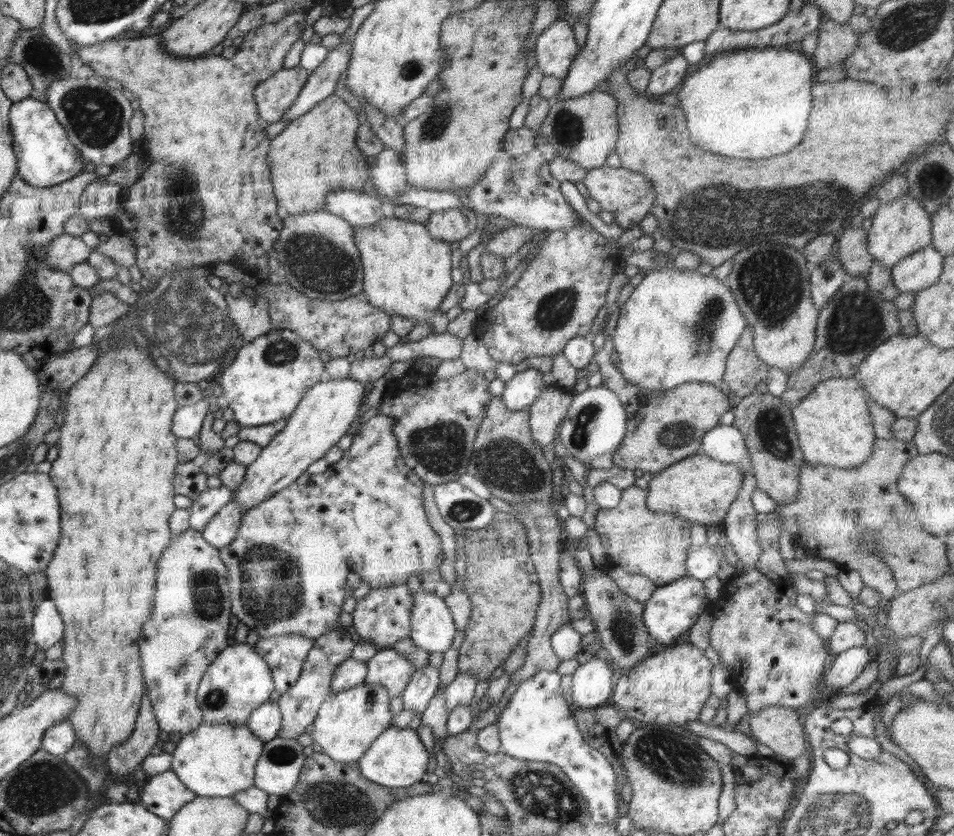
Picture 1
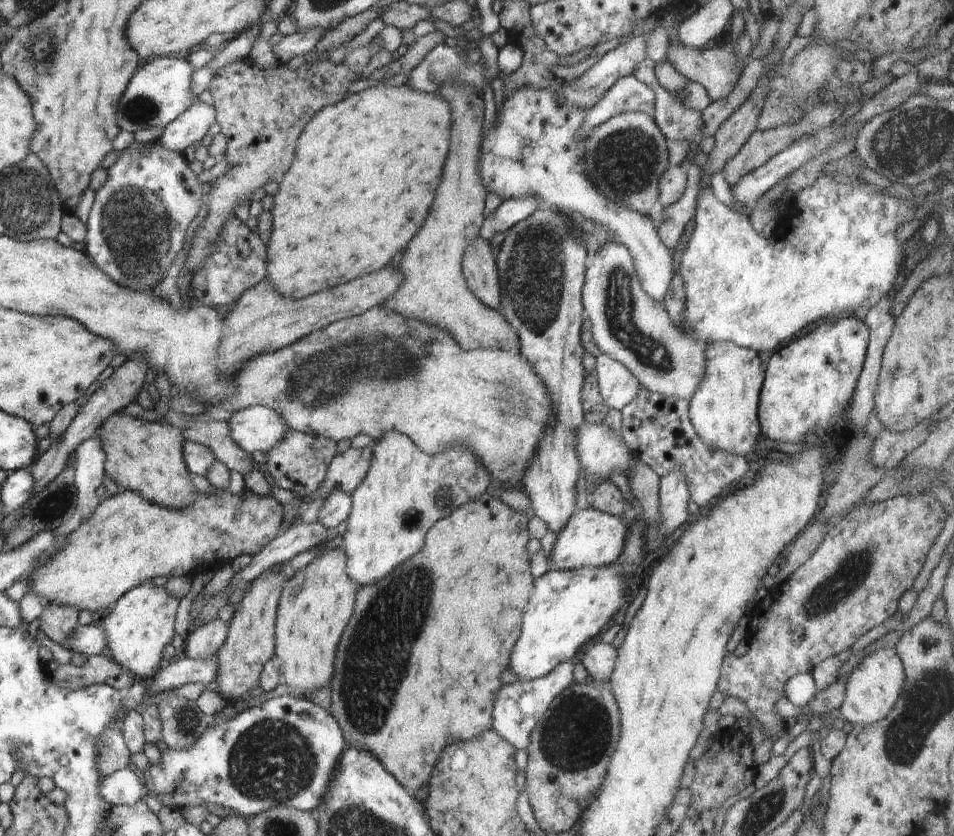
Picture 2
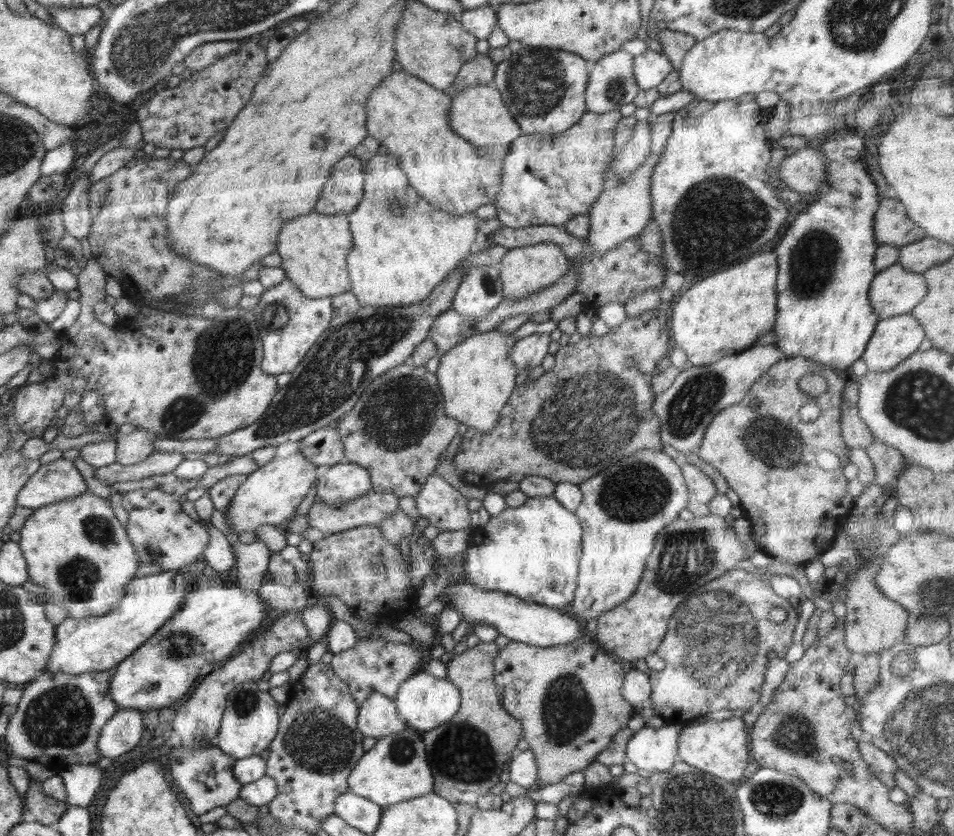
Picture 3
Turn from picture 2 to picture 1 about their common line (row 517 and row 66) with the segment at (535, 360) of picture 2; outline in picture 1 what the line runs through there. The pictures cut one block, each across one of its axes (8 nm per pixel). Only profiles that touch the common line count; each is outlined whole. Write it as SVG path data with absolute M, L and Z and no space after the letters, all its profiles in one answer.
M561 17L538 36L536 64L544 76L564 79L579 48L572 32L572 22Z

